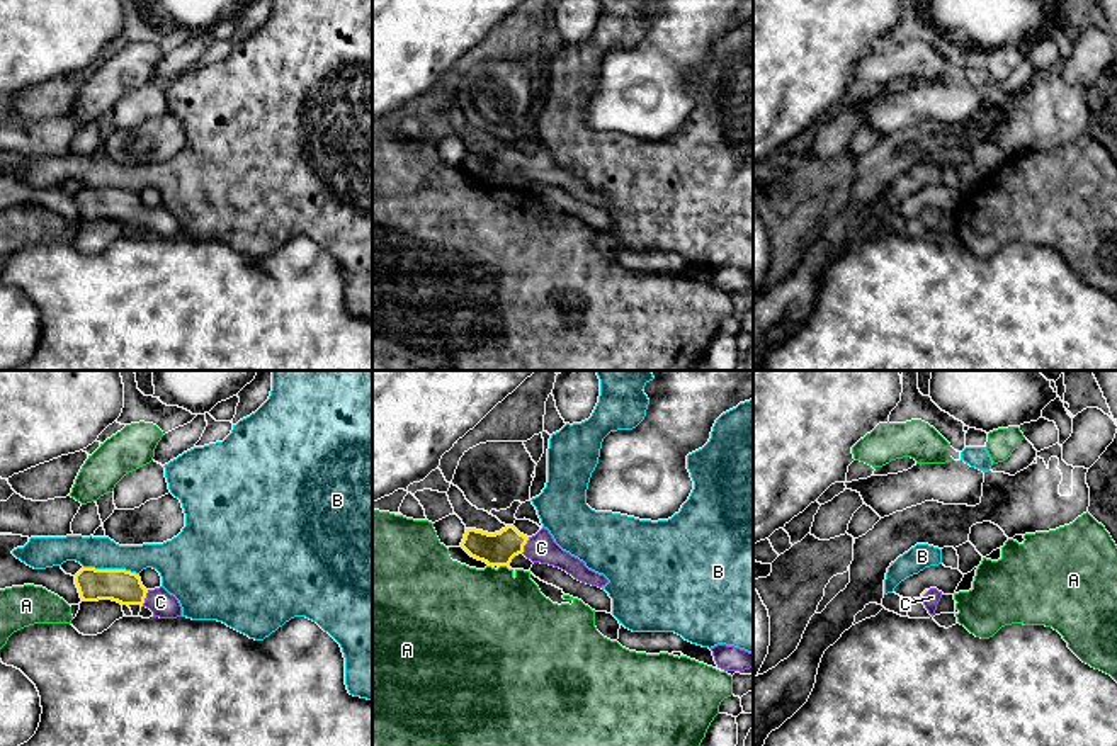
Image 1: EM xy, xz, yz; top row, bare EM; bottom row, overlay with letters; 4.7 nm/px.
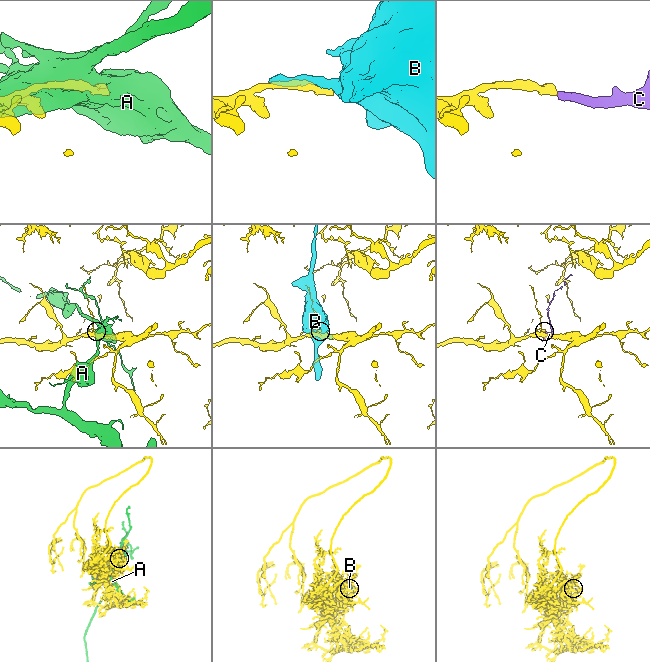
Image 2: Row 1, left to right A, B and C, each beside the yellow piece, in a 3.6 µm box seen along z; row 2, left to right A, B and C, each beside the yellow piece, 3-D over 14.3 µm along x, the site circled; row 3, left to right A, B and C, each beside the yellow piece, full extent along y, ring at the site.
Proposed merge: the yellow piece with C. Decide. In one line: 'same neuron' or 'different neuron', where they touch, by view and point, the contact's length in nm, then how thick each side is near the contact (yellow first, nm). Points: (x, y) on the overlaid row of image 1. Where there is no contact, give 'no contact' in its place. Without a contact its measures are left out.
same neuron | xy (145, 597) | 90 nm | 160/120 nm

